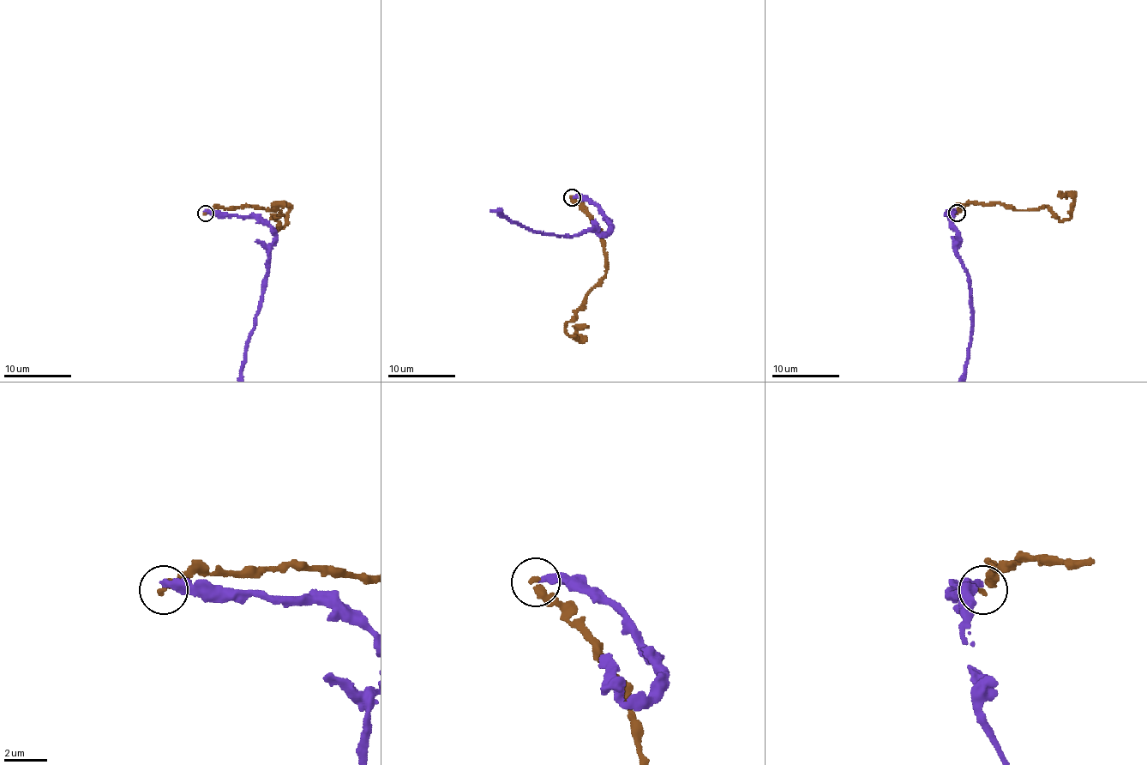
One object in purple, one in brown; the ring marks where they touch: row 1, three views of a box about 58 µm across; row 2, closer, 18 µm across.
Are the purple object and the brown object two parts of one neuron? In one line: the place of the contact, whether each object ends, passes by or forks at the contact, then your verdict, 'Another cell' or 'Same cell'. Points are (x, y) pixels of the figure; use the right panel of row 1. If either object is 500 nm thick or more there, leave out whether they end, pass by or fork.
Place: (957, 213). At the ring purple ends. At the ring brown ends. Another cell

